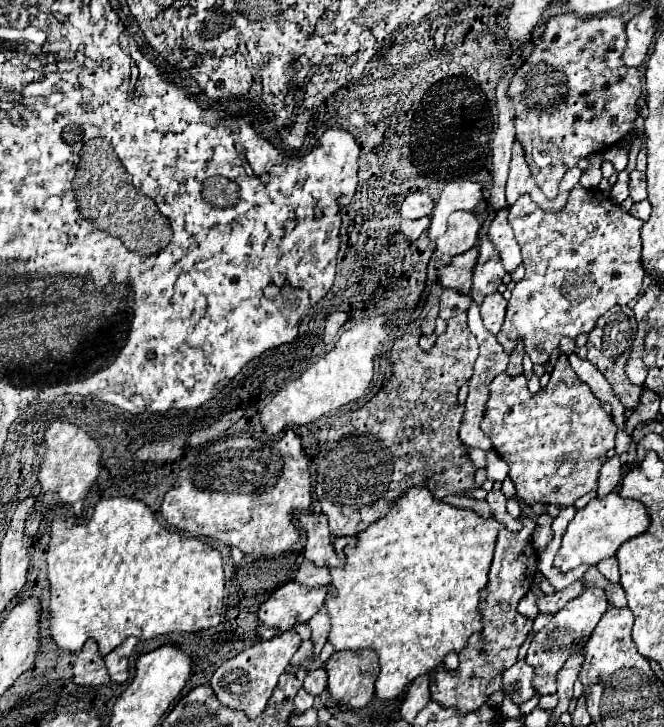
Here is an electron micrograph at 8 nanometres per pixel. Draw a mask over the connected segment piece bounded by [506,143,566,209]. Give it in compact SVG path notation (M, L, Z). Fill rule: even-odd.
M514 143L512 147L512 161L510 161L510 173L508 173L508 183L506 183L506 203L512 205L520 195L528 193L532 197L532 201L542 207L542 199L544 199L544 207L558 207L562 209L566 205L566 197L558 197L558 201L550 201L544 197L544 193L536 187L536 181L524 161L524 151L520 147L520 143Z

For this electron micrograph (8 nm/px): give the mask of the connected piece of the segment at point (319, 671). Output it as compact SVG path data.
M322 667L310 669L304 679L304 691L310 695L320 695L326 689L326 671Z

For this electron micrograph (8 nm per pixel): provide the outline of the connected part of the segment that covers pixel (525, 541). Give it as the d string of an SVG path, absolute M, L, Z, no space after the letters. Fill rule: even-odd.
M520 515L518 521L522 521L522 529L520 531L502 529L498 539L496 539L494 561L492 561L492 567L490 567L490 581L480 593L480 609L478 611L482 615L482 631L480 631L482 639L470 639L468 641L468 645L460 651L460 665L458 665L458 669L450 671L450 669L446 669L444 663L440 663L430 675L432 701L440 703L442 707L452 707L456 711L474 711L474 709L482 707L486 703L488 695L492 695L494 691L502 689L502 671L506 671L508 667L512 667L516 663L518 649L524 643L524 639L528 637L528 633L532 631L532 621L522 617L516 611L516 605L528 593L528 589L532 587L536 571L538 571L538 557L536 557L536 551L532 547L532 531L534 531L536 523L532 519L528 519L528 517L524 517L524 515Z

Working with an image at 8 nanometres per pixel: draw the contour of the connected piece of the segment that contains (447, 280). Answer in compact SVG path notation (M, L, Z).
M472 247L472 251L466 251L464 255L456 255L456 259L450 261L448 267L440 273L440 285L444 289L456 289L460 293L468 293L472 285L472 269L478 259L478 247Z

